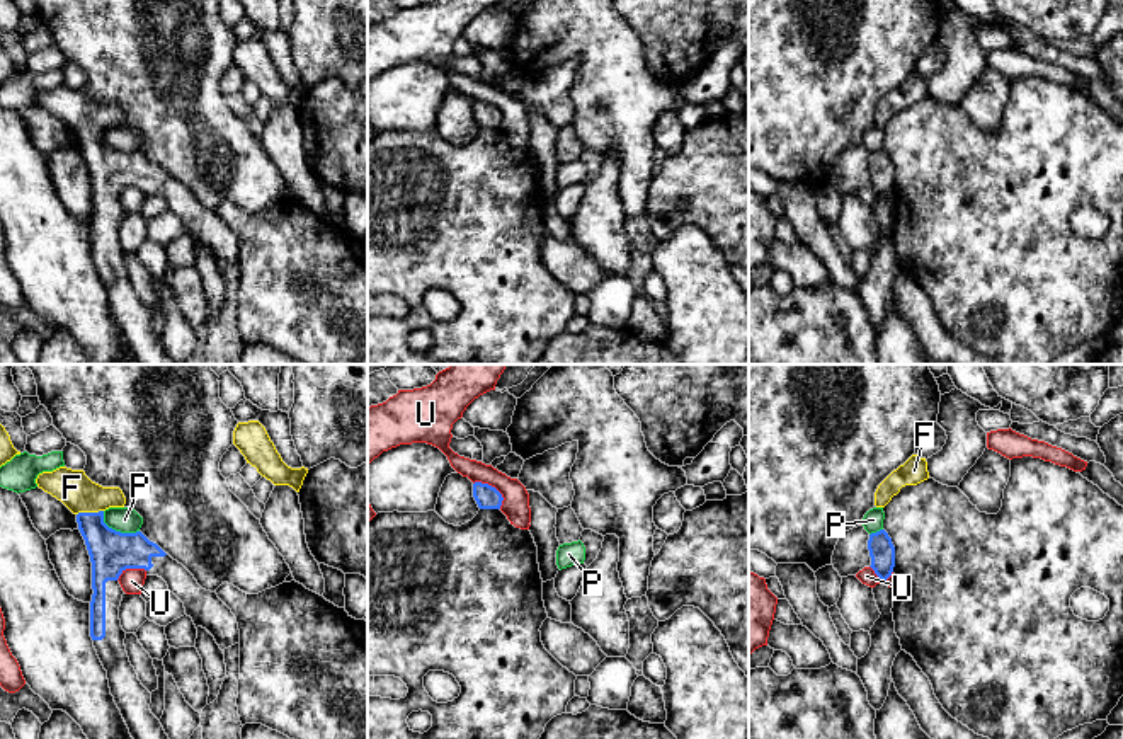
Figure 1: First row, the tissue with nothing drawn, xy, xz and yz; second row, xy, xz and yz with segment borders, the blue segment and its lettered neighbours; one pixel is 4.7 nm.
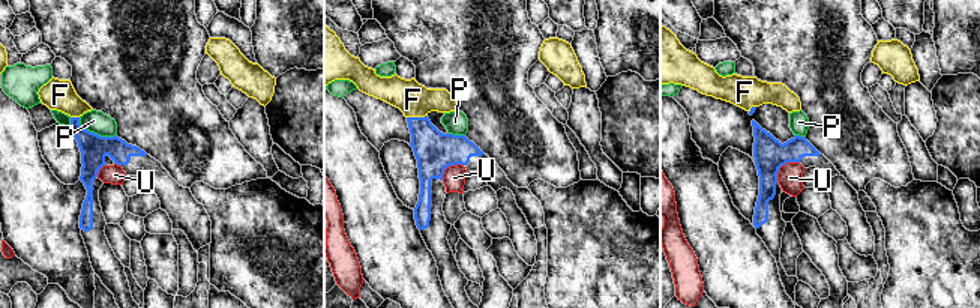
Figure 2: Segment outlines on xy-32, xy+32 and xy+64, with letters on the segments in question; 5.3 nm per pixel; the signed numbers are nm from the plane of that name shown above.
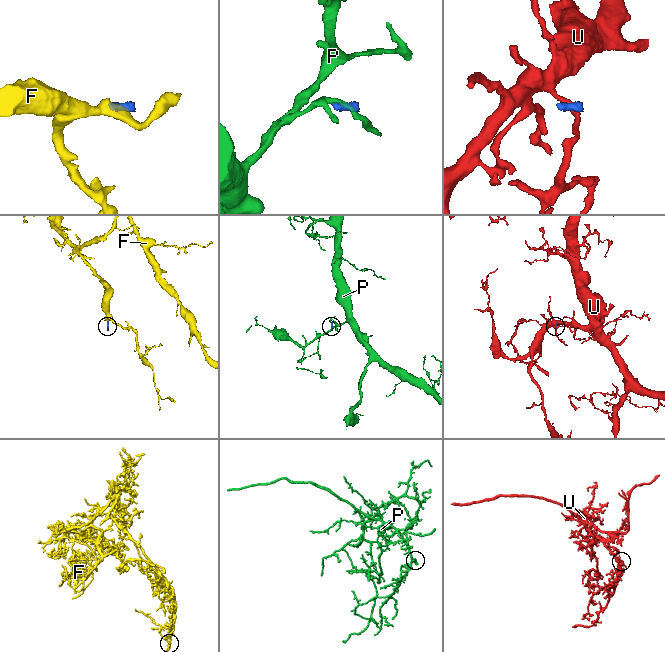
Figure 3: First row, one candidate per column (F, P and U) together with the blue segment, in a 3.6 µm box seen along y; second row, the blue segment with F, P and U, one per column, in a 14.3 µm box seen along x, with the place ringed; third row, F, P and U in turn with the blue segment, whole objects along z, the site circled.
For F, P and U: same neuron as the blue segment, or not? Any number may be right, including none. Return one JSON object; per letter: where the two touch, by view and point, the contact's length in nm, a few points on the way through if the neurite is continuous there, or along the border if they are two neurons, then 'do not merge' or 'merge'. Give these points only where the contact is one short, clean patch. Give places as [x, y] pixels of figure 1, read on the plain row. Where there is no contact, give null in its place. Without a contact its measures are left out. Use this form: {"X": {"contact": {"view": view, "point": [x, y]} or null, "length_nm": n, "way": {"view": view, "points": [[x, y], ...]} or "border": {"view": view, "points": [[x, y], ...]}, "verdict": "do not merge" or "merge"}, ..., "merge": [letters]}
{"F": {"contact": {"view": "xy", "point": [89, 131]}, "length_nm": 130, "way": {"view": "xy", "points": [[111, 171], [92, 147], [89, 131], [89, 123], [72, 106]]}, "verdict": "merge"}, "P": {"contact": {"view": "xy", "point": [114, 148]}, "length_nm": 200, "border": {"view": "xy", "points": [[102, 130], [102, 138], [118, 150], [138, 150]]}, "verdict": "do not merge"}, "U": {"contact": {"view": "xz", "point": [494, 106]}, "length_nm": 180, "border": {"view": "xz", "points": [[473, 101], [490, 103], [502, 116], [501, 126]]}, "verdict": "do not merge"}, "merge": ["F"]}

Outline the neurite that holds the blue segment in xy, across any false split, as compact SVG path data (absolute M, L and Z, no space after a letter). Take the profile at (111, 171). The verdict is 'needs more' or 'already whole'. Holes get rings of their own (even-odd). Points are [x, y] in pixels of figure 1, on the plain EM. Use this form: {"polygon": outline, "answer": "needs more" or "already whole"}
{"polygon": "M66 85L39 92L36 102L77 135L92 180L90 255L131 356L136 364L177 364L151 332L151 312L129 281L119 238L124 209L117 198L126 187L145 187L146 194L162 196L184 221L196 247L206 247L223 271L240 261L235 233L216 211L202 208L182 182L141 150L121 152L104 141L105 128L126 123L119 106L102 106L83 89Z", "answer": "needs more"}

